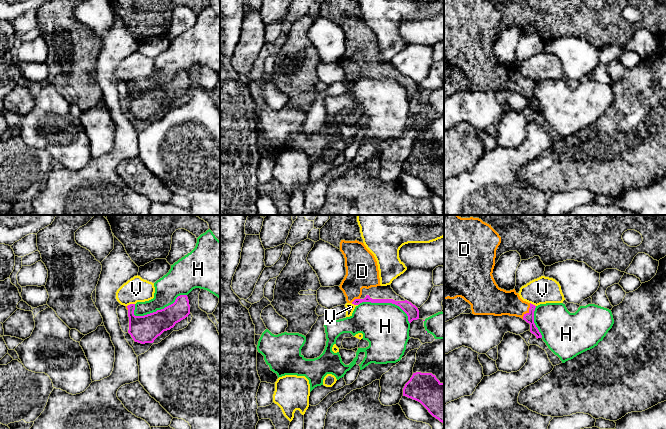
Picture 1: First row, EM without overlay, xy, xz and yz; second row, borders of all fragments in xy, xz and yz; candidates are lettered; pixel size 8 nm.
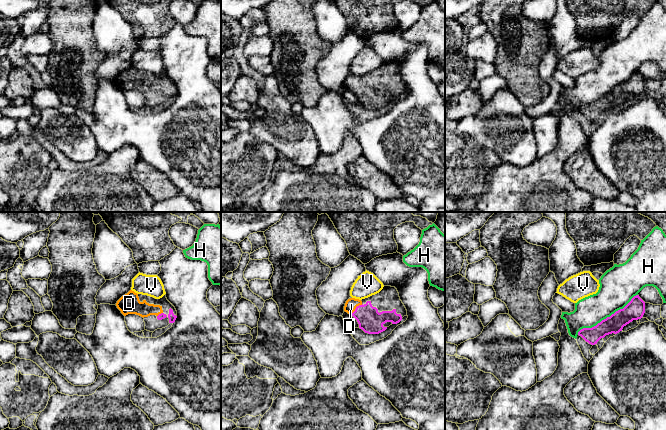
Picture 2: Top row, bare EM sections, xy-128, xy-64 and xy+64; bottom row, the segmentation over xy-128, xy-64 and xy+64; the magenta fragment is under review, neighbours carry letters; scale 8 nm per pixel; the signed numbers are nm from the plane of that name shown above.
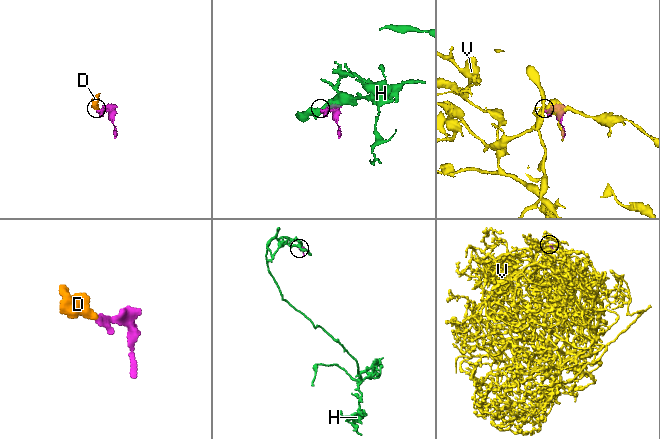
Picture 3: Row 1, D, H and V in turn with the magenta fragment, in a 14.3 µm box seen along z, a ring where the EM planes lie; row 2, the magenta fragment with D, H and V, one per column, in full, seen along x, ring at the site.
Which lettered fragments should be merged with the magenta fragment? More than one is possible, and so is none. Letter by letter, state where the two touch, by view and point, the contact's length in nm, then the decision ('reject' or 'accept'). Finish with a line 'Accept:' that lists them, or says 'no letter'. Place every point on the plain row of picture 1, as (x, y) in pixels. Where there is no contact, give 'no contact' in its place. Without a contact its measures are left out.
D: yz (529, 87) | 140 nm | accept
H: xy (161, 85) | 460 nm | reject
V: xy (130, 80) | 70 nm | reject
Accept: D

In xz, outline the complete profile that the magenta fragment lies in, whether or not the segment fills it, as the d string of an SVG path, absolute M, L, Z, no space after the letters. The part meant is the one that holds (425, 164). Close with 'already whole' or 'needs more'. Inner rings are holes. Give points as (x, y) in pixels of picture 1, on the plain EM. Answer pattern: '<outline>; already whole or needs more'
M413 149L403 164L403 172L420 178L444 201L444 159L432 149Z; already whole

